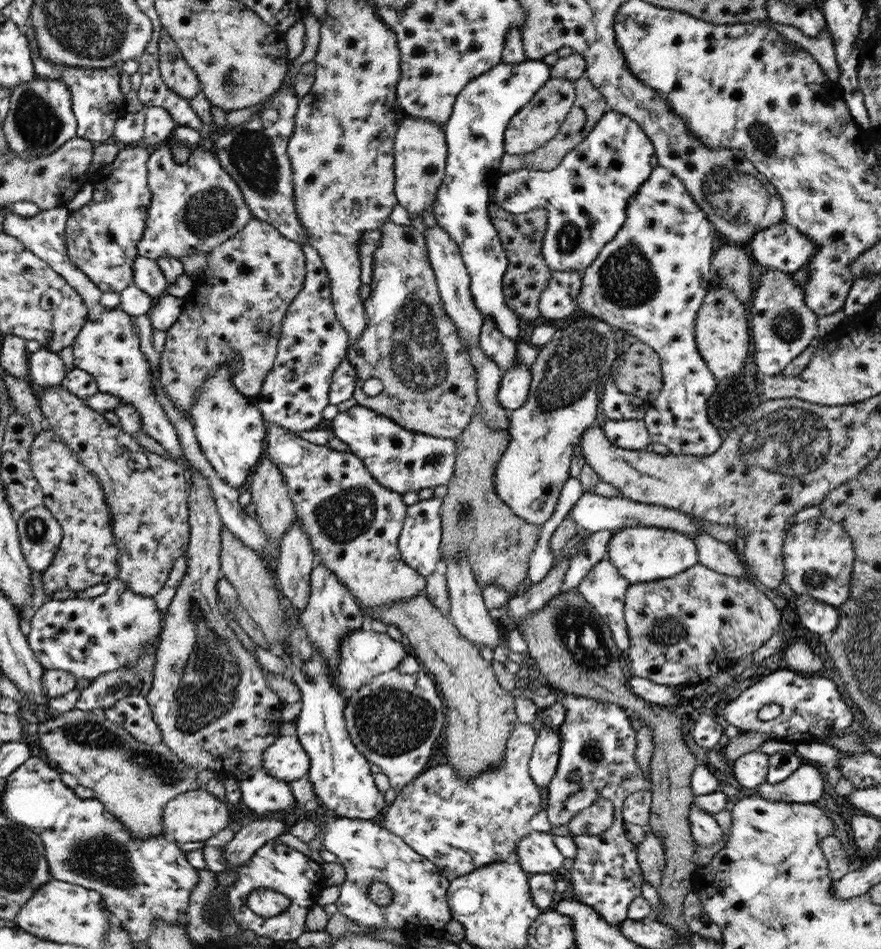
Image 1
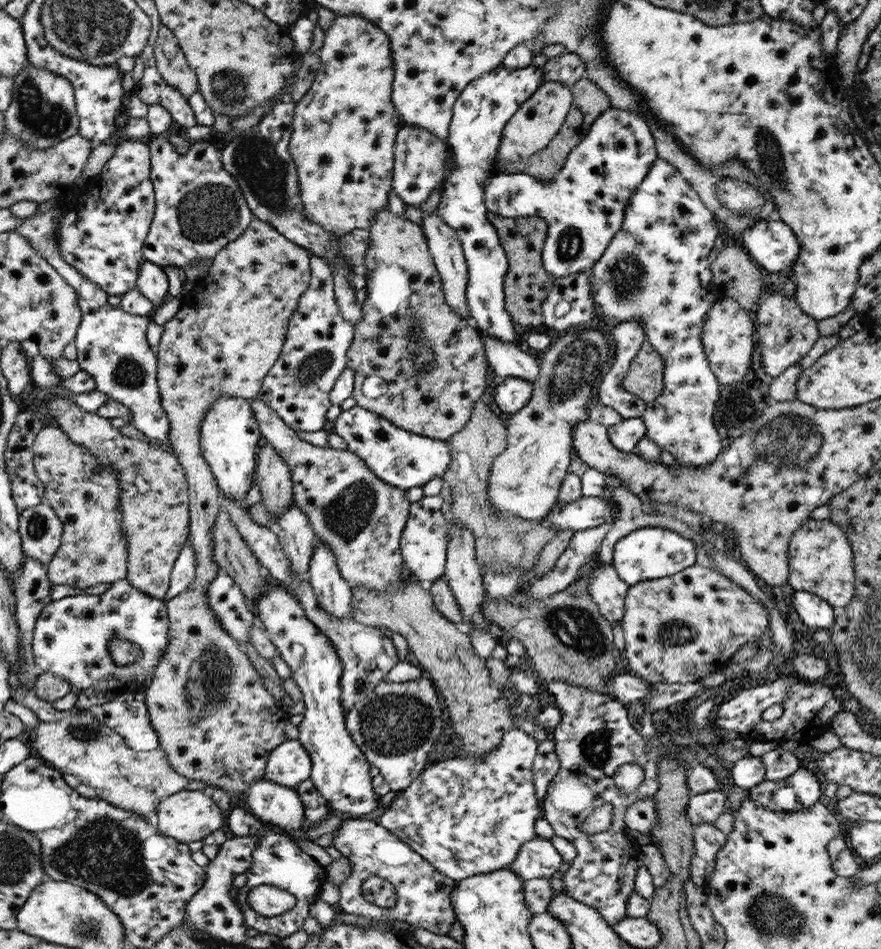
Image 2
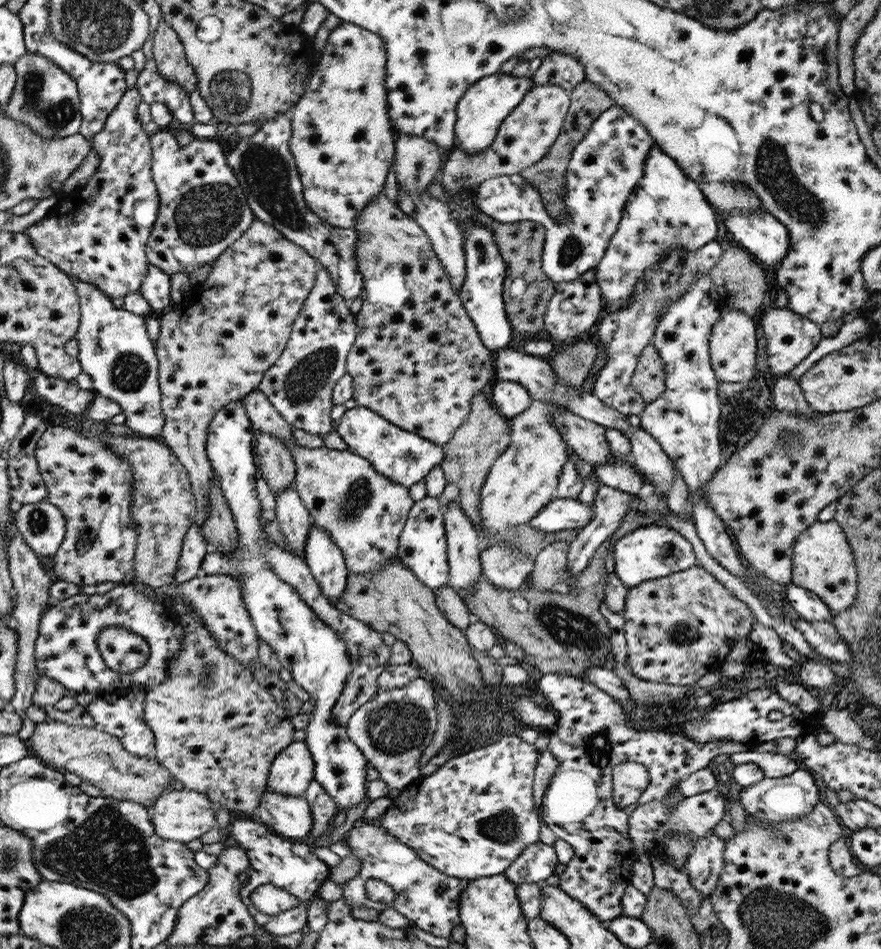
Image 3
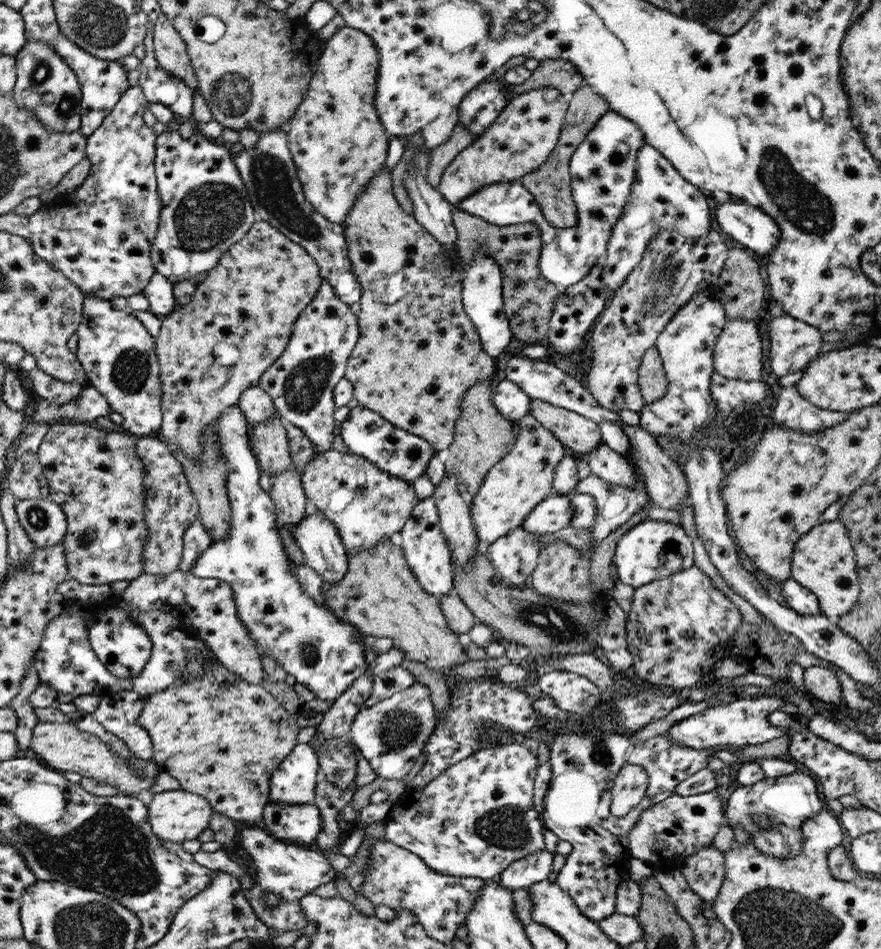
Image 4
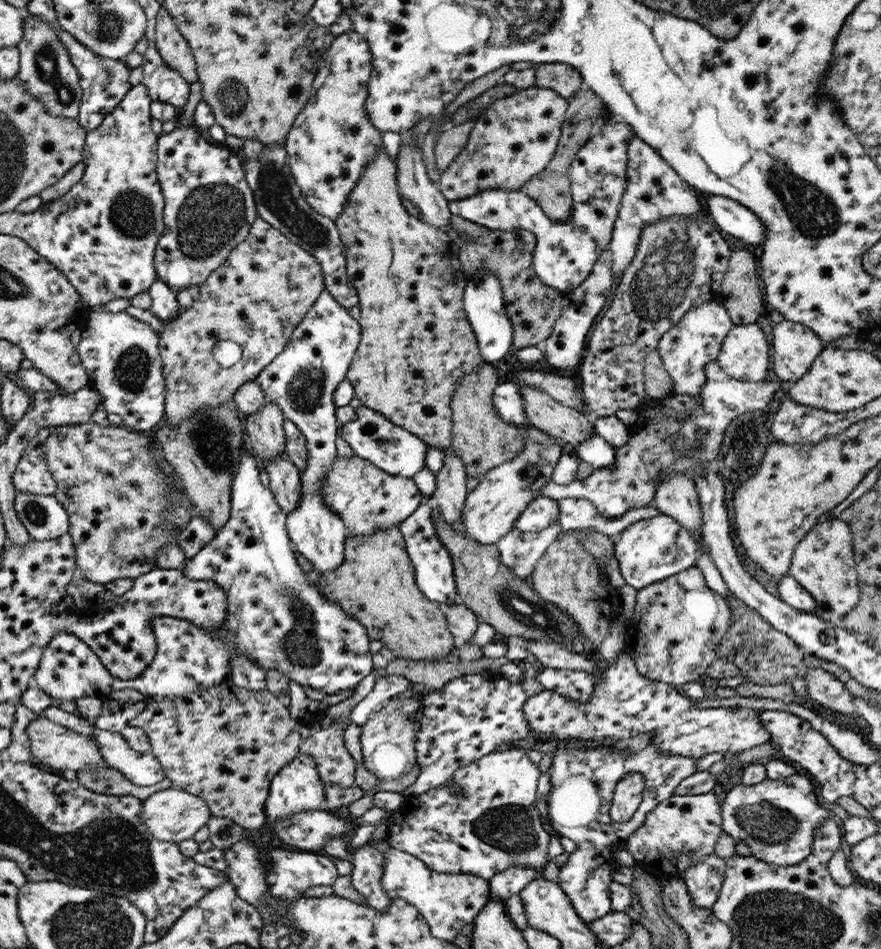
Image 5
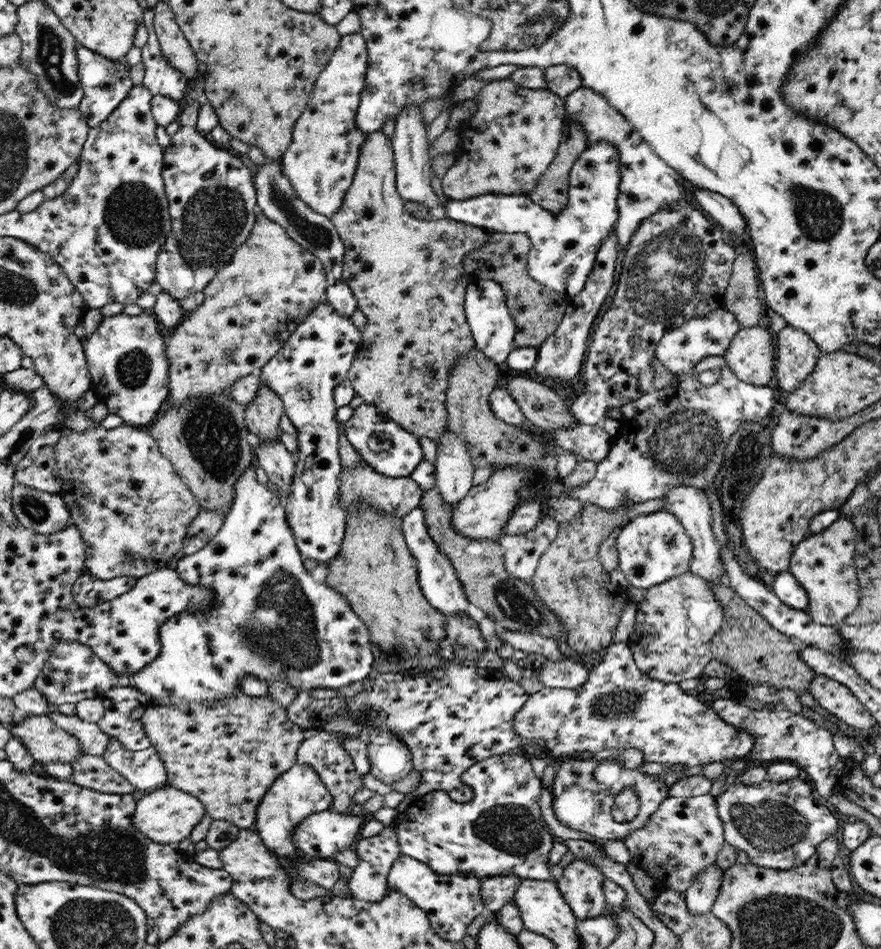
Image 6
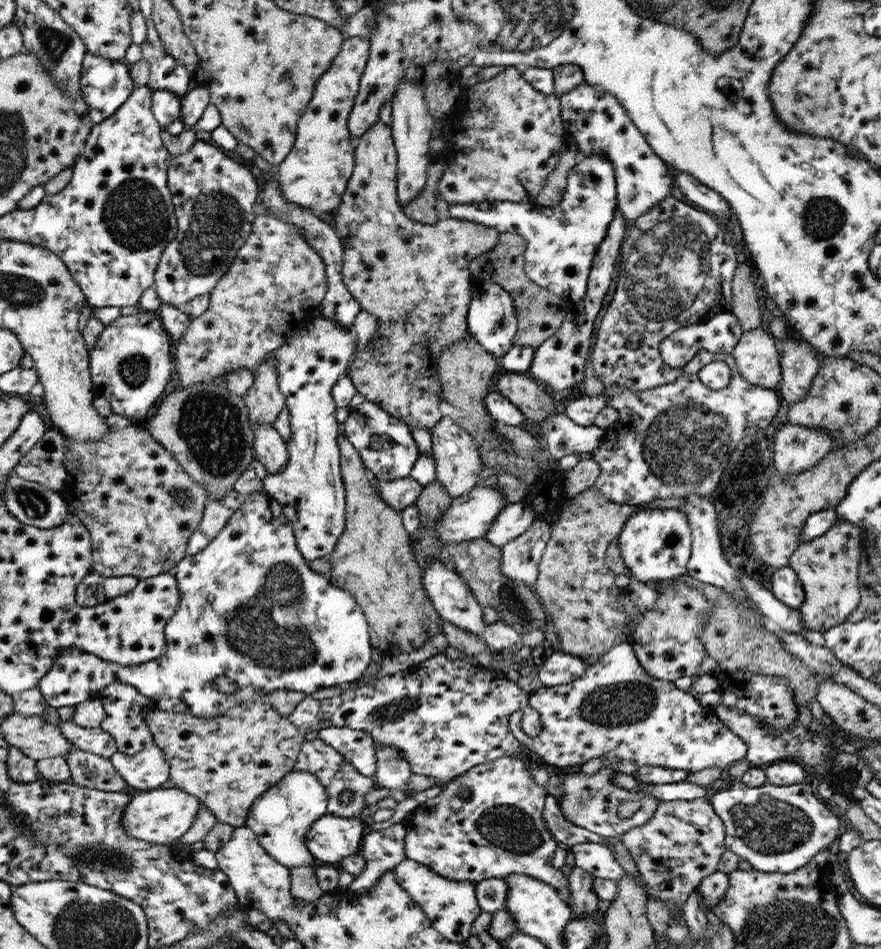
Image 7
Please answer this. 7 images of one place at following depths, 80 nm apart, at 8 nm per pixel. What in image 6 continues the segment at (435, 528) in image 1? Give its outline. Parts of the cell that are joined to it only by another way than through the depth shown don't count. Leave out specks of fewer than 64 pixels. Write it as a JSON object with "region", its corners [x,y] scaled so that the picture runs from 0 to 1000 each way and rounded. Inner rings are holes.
{"region":[[[474,533],[455,547],[461,571],[464,572],[464,579],[469,581],[469,585],[473,588],[473,600],[477,602],[477,617],[482,630],[491,640],[497,641],[497,644],[509,650],[518,650],[518,648],[527,650],[535,634],[529,630],[521,609],[518,609],[518,603],[513,599],[509,585],[498,579],[495,570],[487,563],[482,538]]]}

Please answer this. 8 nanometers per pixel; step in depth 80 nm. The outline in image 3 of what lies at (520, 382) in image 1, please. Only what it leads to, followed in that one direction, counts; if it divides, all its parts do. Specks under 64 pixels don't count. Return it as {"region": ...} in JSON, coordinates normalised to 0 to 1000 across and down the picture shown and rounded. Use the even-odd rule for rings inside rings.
{"region":[[[565,400],[558,415],[565,432],[580,442],[605,426],[605,416],[589,403]]]}

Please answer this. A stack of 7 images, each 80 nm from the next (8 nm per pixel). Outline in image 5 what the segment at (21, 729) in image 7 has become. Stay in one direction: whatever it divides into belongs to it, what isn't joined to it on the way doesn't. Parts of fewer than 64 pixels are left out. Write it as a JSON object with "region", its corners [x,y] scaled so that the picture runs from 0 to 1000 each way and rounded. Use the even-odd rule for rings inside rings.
{"region":[[[43,754],[39,761],[30,767],[34,779],[35,796],[42,799],[44,806],[58,812],[79,810],[86,813],[100,810],[101,812],[129,811],[121,807],[115,796],[116,787],[109,783],[109,779],[93,776],[73,765],[57,761],[50,756]]]}

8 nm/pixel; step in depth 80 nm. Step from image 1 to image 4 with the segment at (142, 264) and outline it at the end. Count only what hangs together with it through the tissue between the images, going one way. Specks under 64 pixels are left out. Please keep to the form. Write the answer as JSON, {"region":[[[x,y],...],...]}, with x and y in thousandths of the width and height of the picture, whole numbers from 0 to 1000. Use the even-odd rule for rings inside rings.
{"region":[[[179,287],[175,288],[162,309],[169,316],[169,328],[183,335],[193,332],[202,323],[196,309],[196,298]]]}

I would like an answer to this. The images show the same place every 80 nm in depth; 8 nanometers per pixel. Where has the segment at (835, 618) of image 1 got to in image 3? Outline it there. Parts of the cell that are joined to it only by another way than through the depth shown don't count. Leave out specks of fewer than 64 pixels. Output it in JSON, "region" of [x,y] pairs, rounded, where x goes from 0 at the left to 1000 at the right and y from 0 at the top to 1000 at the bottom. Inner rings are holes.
{"region":[[[894,614],[892,617],[894,633],[909,652],[917,653],[917,655],[942,655],[944,644],[924,624],[906,620],[899,614]]]}

